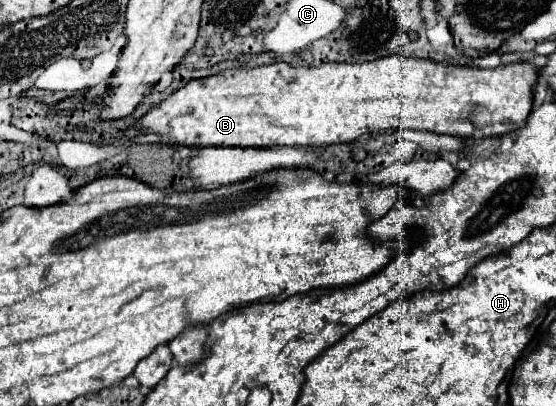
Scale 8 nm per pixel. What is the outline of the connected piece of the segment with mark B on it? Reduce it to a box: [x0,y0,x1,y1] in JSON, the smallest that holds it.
[140,56,538,146]

